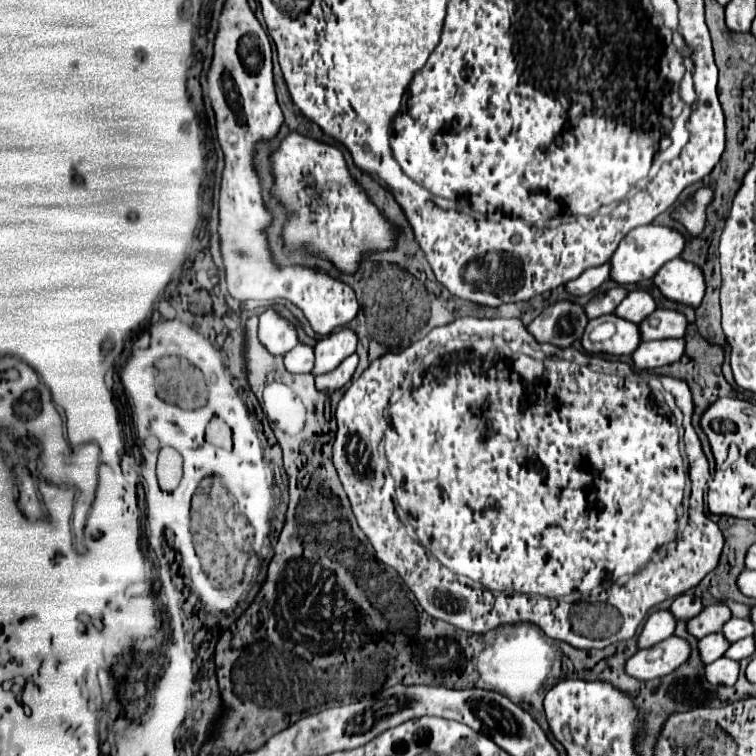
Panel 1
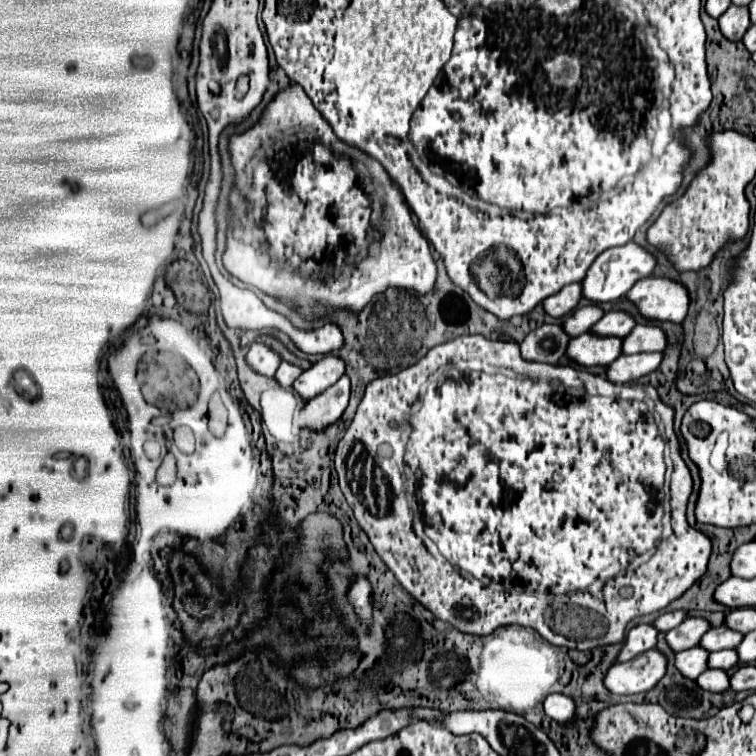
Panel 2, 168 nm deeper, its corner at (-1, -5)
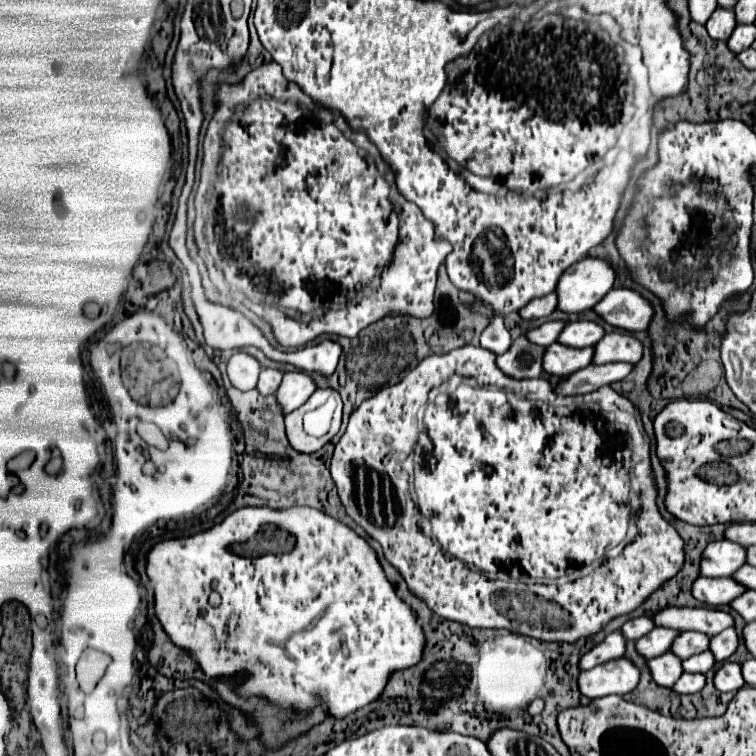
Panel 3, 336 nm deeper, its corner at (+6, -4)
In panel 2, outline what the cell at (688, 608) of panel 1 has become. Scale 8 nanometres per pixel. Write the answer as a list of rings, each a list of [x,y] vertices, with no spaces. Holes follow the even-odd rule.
[[[680,609],[680,611],[672,611],[672,613],[664,613],[664,615],[660,615],[652,625],[654,625],[658,631],[668,633],[670,629],[678,627],[684,619],[686,619],[686,611]]]

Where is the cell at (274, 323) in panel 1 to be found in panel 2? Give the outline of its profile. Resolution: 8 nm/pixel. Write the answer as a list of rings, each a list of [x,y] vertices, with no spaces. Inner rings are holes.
[[[256,341],[256,343],[250,345],[250,351],[248,351],[248,355],[246,355],[246,361],[248,361],[248,365],[250,365],[254,371],[272,377],[272,375],[276,373],[278,365],[282,363],[282,357],[280,357],[280,353],[276,353],[272,347],[268,347],[266,343]]]

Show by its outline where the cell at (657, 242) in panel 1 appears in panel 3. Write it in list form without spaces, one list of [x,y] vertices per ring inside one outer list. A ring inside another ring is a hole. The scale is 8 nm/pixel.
[[[583,258],[575,262],[567,272],[563,272],[555,288],[559,300],[557,310],[579,314],[593,308],[613,288],[613,280],[615,272],[605,260]]]

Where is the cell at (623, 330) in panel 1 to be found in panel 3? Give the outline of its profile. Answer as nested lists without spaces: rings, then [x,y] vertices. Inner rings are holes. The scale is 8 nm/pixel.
[[[555,342],[545,348],[543,370],[551,376],[569,376],[569,374],[581,370],[583,366],[589,366],[591,354],[593,354],[593,348],[575,350],[575,348]]]

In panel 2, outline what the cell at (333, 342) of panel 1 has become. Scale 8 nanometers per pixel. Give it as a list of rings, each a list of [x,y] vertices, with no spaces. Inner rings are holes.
[[[328,353],[320,361],[316,361],[310,369],[306,369],[302,377],[294,381],[292,387],[300,393],[300,397],[310,401],[312,397],[320,395],[324,389],[334,385],[344,375],[344,371],[346,371],[346,365],[342,357]]]

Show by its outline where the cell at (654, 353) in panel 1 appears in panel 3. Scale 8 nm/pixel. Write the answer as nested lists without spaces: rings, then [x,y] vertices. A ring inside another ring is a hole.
[[[613,362],[613,364],[603,364],[603,366],[587,366],[577,370],[575,374],[567,376],[555,386],[555,392],[559,396],[575,396],[575,394],[589,394],[593,390],[599,390],[601,386],[609,386],[613,382],[623,380],[631,372],[631,364],[625,362]]]

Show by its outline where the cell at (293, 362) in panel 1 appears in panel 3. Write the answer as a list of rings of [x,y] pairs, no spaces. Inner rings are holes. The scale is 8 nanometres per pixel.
[[[261,370],[261,374],[259,374],[259,382],[257,382],[257,390],[259,390],[259,394],[263,394],[263,396],[269,396],[269,394],[275,394],[277,392],[277,388],[279,388],[279,384],[281,384],[281,378],[283,378],[283,374],[279,372],[279,370]]]

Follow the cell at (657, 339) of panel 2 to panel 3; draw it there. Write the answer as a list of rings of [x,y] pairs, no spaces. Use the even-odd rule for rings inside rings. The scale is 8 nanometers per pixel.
[[[611,332],[605,334],[599,344],[595,344],[595,352],[591,364],[609,364],[609,362],[629,362],[635,364],[643,356],[643,346],[631,334]]]

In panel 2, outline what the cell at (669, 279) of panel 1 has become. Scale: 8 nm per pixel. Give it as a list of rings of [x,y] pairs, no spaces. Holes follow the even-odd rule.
[[[654,275],[638,281],[626,297],[638,305],[644,317],[656,321],[682,323],[690,305],[688,289],[682,283]]]

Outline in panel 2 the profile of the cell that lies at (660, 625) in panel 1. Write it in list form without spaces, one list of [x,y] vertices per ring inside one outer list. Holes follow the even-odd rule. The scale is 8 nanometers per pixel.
[[[638,625],[630,629],[624,641],[624,647],[618,655],[618,661],[630,661],[638,653],[654,649],[656,641],[658,641],[658,629],[654,629],[652,625]]]

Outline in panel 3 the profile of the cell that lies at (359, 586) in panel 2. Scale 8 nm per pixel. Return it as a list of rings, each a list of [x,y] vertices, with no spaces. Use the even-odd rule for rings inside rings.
[[[267,506],[237,508],[221,524],[215,524],[213,528],[209,528],[205,532],[157,542],[147,554],[145,572],[147,572],[147,576],[153,584],[153,590],[155,590],[155,616],[161,622],[165,634],[171,638],[171,642],[175,642],[177,648],[189,650],[193,654],[195,662],[199,664],[199,668],[213,680],[223,680],[223,676],[227,676],[227,672],[233,672],[235,676],[245,674],[243,682],[233,686],[235,694],[241,696],[241,698],[261,696],[269,704],[275,704],[281,710],[293,710],[295,714],[309,714],[315,706],[325,706],[329,716],[347,718],[349,714],[357,712],[359,708],[379,700],[393,672],[413,668],[415,664],[419,664],[419,660],[423,660],[423,648],[425,648],[423,628],[419,626],[413,608],[409,604],[405,604],[395,594],[393,584],[385,578],[385,572],[383,572],[383,568],[377,560],[375,550],[369,546],[367,540],[363,540],[347,524],[343,524],[343,522],[339,522],[339,520],[331,518],[329,514],[325,514],[321,510],[315,510],[315,508],[307,508],[307,506],[294,506],[287,508],[287,510],[273,510],[273,508],[267,508]],[[263,524],[273,524],[273,526],[279,526],[279,528],[287,530],[295,538],[293,550],[283,552],[283,554],[263,554],[263,556],[255,556],[255,558],[239,556],[239,554],[229,550],[231,544],[249,542],[261,530]]]

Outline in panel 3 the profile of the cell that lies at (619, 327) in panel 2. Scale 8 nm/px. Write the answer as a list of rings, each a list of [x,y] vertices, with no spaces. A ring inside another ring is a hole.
[[[569,322],[567,328],[563,328],[563,332],[559,334],[559,344],[565,344],[569,348],[587,348],[587,346],[595,346],[599,340],[603,338],[603,328],[595,322]]]

